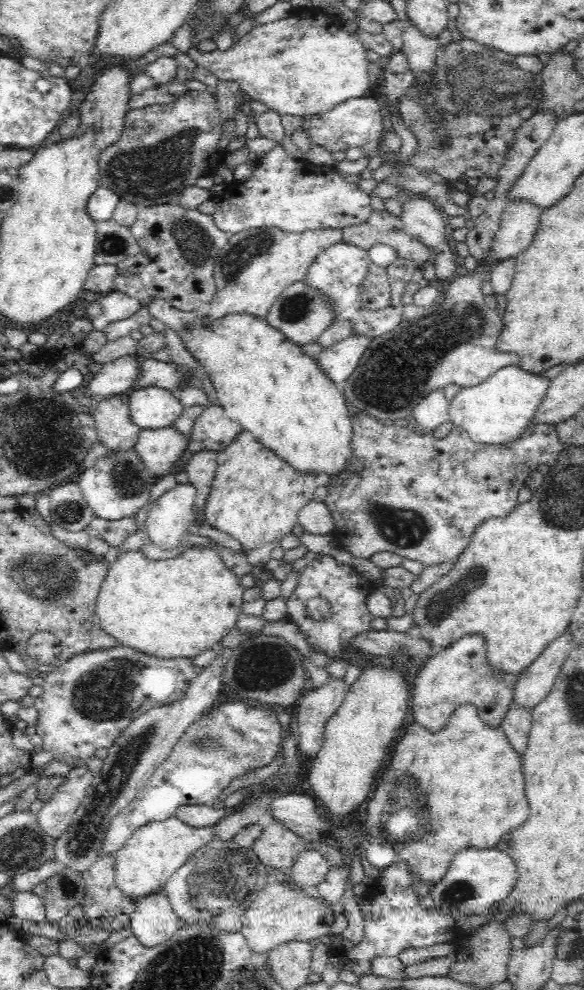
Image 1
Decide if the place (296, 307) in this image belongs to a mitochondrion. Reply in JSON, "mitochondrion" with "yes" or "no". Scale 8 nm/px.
{"mitochondrion":"yes"}

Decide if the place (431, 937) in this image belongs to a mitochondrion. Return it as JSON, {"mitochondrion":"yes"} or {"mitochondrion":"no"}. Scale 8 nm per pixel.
{"mitochondrion":"no"}

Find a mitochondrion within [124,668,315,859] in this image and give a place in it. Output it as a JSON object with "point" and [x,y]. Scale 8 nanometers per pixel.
{"point":[216,743]}

